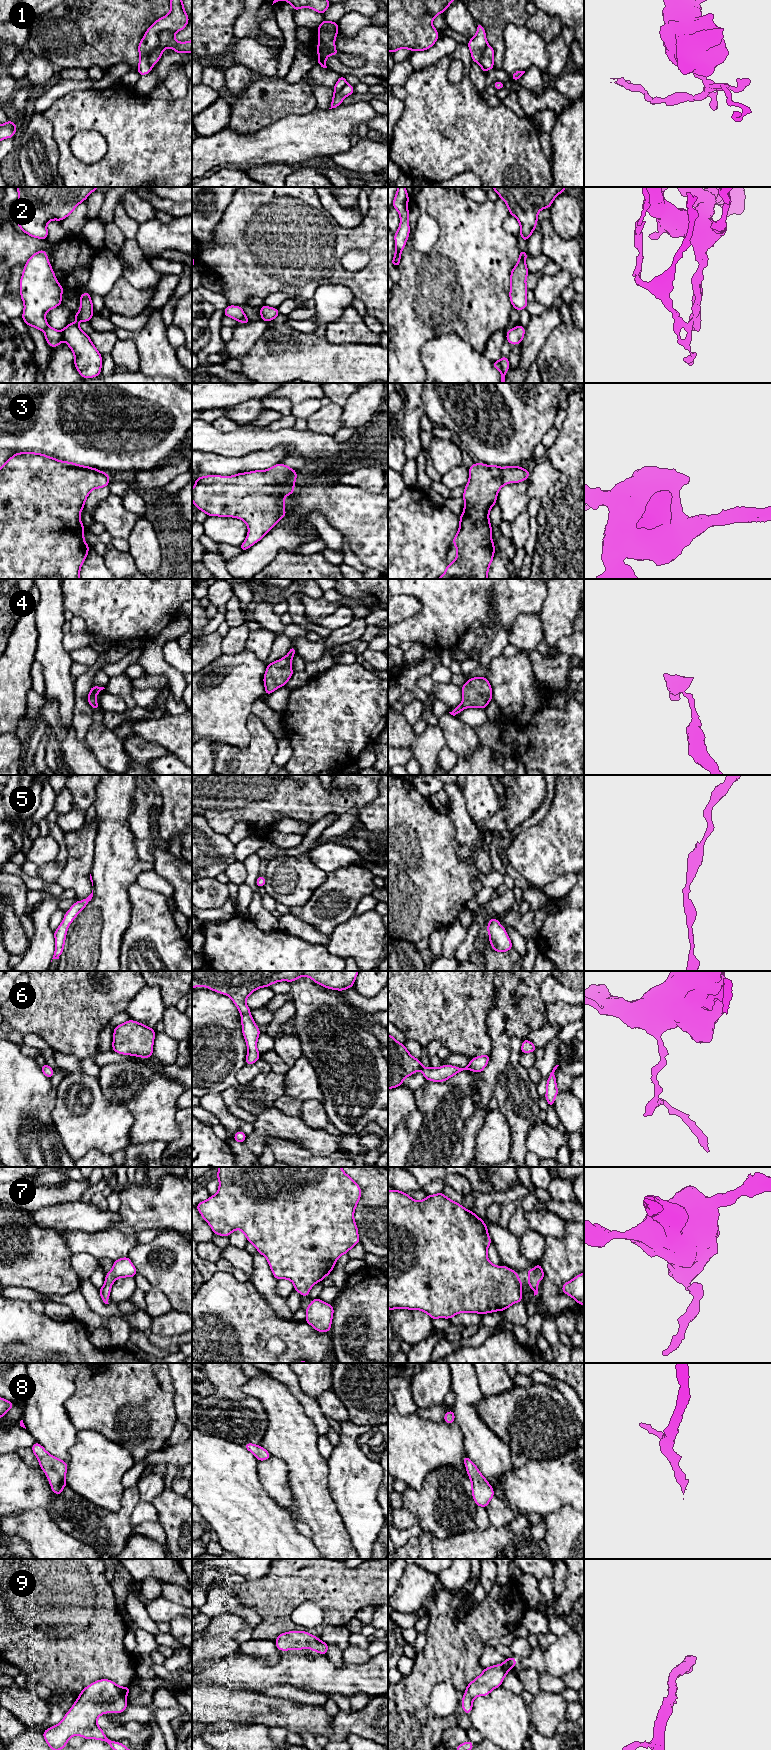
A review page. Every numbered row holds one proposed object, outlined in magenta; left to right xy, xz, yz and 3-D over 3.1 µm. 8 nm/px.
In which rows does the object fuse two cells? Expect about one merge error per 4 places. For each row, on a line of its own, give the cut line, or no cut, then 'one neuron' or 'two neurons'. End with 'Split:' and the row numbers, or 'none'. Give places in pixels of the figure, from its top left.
1: cut in xy along (173, 31), (159, 33), (159, 44), (150, 55), (151, 67); two neurons
2: cut in xy along (48, 325), (44, 331); two neurons
3: no cut; one neuron
4: no cut; one neuron
5: no cut; one neuron
6: no cut; one neuron
7: no cut; one neuron
8: no cut; one neuron
9: no cut; one neuron
Split: 1, 2

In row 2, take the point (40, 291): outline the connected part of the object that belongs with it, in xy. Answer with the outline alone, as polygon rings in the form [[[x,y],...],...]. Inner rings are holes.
[[[42,249],[34,253],[25,263],[20,279],[20,296],[24,303],[21,317],[25,324],[45,331],[49,326],[45,314],[62,304],[63,292],[47,252]]]

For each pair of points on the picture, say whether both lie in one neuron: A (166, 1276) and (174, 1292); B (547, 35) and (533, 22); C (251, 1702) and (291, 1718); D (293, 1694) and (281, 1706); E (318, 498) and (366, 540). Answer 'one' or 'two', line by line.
A: one
B: one
C: one
D: two
E: one

